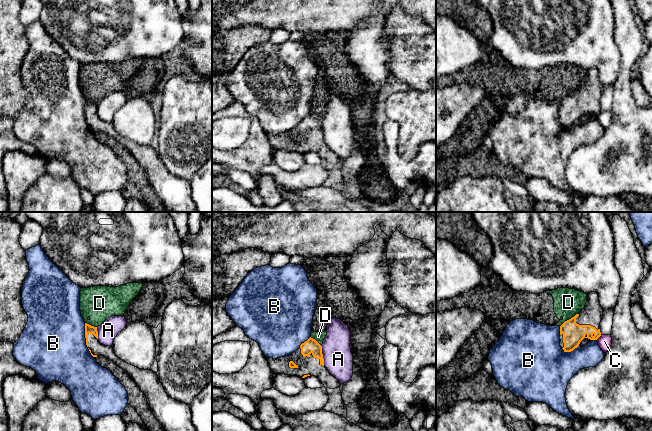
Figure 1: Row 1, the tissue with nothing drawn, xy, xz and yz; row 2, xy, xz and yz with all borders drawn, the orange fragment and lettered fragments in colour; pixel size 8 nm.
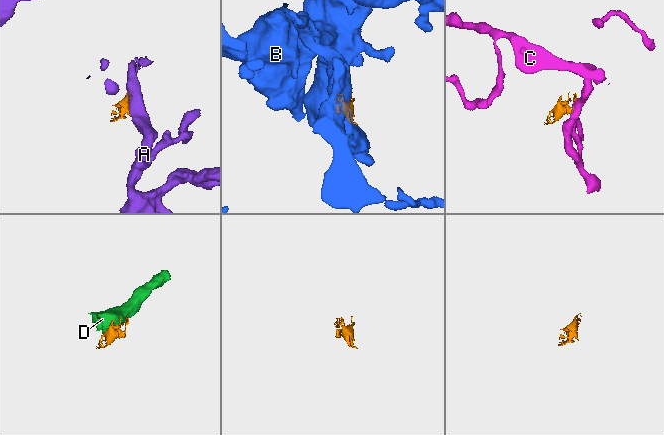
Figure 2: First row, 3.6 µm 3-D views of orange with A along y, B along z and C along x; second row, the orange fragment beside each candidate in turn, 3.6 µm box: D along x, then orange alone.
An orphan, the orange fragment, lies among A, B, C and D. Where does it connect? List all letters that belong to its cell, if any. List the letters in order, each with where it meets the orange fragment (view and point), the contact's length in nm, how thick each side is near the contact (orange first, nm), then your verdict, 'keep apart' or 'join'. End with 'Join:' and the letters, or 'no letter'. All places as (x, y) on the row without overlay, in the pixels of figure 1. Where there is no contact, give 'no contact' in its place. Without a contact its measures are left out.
A: contact xz (322, 132); length 160 nm; calibres 110 and 240 nm; keep apart
B: contact xy (86, 116); length 280 nm; calibres 70 and 480 nm; keep apart
C: contact yz (598, 113); length 60 nm; calibres 170 and 110 nm; keep apart
D: contact yz (569, 95); length 190 nm; calibres 170 and 220 nm; keep apart
Join: no letter

